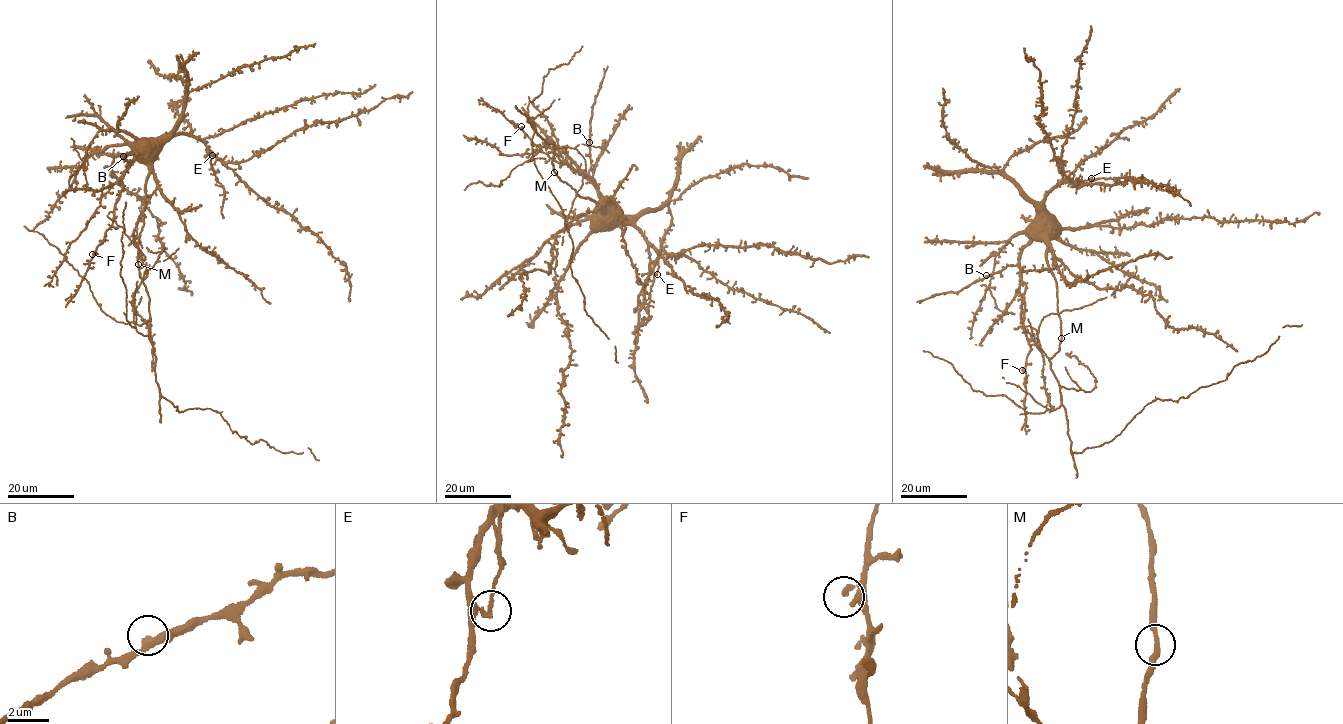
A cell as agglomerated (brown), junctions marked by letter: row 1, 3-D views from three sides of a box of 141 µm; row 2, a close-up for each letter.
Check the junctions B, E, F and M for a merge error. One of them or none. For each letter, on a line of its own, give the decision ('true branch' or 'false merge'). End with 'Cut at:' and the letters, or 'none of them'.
B: true branch
E: false merge
F: true branch
M: true branch
Cut at: E

